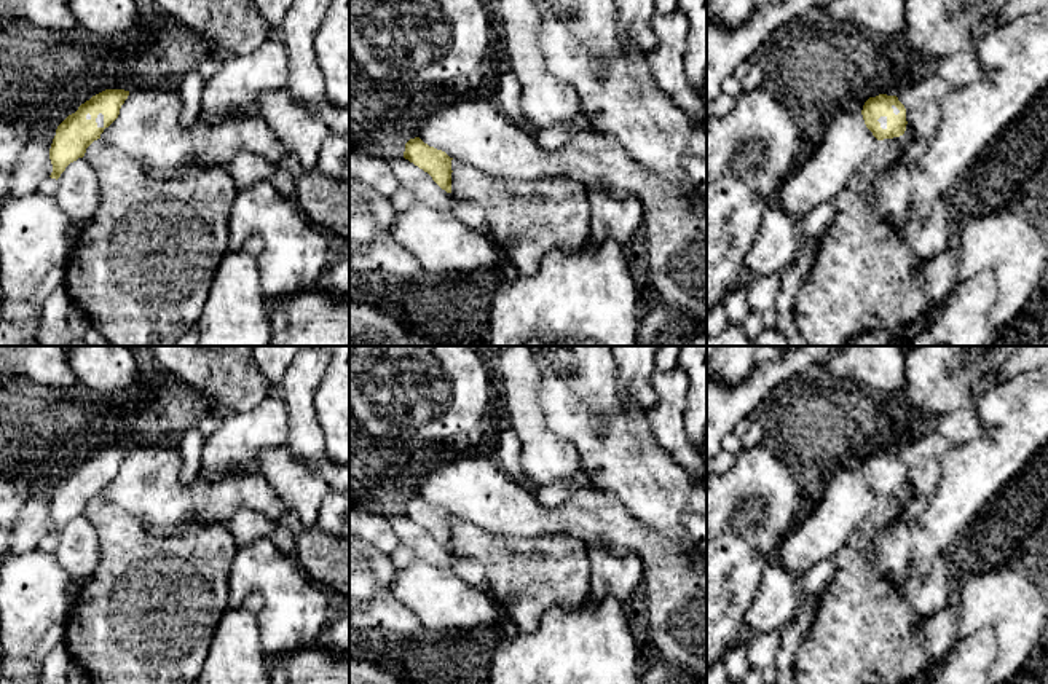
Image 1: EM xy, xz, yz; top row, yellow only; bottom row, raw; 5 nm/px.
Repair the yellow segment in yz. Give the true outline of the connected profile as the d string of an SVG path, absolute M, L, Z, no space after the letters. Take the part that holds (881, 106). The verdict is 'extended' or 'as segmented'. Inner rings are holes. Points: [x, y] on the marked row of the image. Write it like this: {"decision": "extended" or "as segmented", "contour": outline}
{"decision": "extended", "contour": "M896 96L869 97L861 115L866 128L877 140L900 137L906 131L906 108Z"}

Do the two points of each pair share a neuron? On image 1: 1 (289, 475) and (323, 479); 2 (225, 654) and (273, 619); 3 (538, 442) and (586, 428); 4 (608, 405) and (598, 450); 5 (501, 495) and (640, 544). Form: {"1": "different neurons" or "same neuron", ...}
{"1": "same neuron", "2": "different neurons", "3": "different neurons", "4": "same neuron", "5": "same neuron"}

